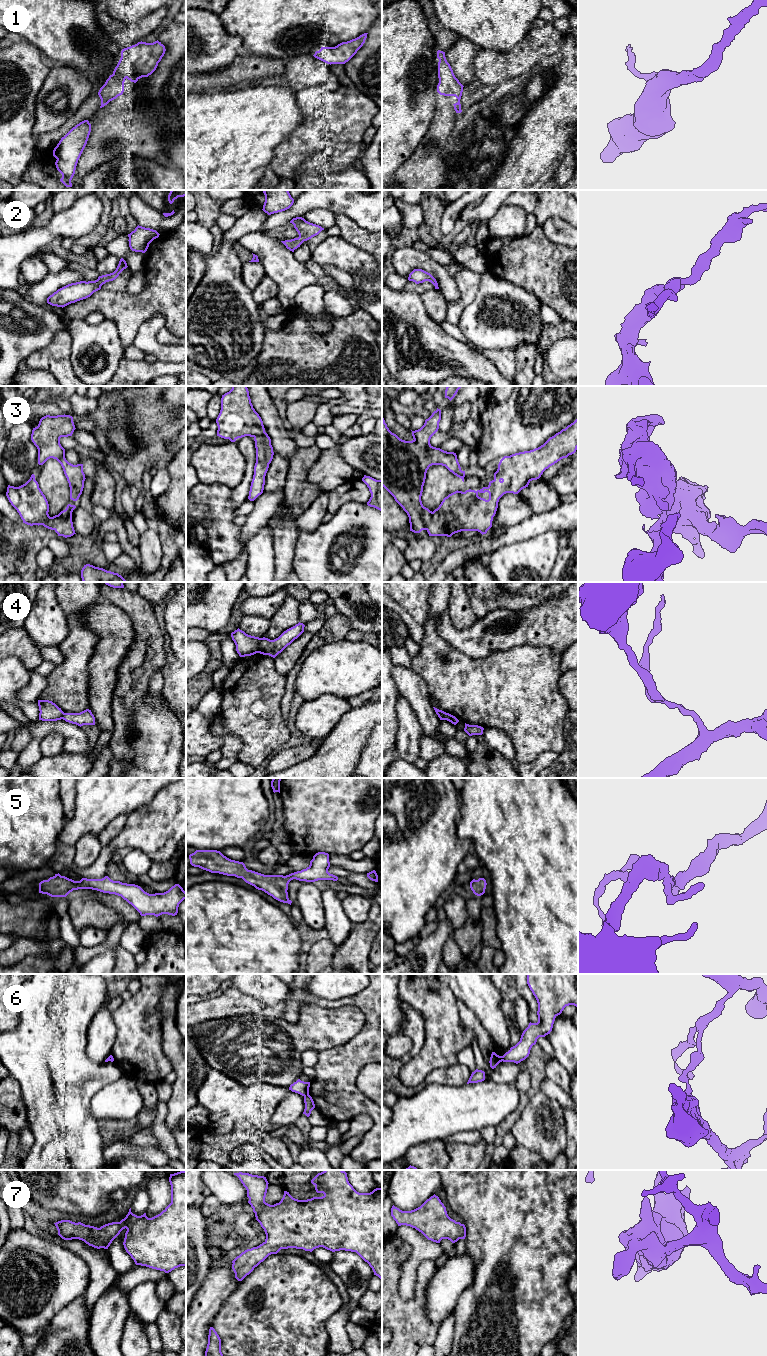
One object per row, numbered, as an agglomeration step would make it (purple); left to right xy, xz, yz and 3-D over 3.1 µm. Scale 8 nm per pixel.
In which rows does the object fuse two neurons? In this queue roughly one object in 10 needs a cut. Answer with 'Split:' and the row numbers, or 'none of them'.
Split: 4, 6

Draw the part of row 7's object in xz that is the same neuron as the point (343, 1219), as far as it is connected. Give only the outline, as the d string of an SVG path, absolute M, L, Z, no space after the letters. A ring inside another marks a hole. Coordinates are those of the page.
M324 1170L311 1180L316 1192L324 1194L322 1197L298 1200L284 1191L281 1201L270 1205L265 1202L269 1184L266 1177L242 1172L234 1175L246 1188L248 1203L266 1234L262 1244L245 1250L232 1261L238 1281L242 1281L269 1255L277 1254L281 1249L296 1248L312 1252L319 1247L332 1252L356 1252L369 1264L374 1275L382 1280L382 1188L359 1193L349 1183L345 1171Z

